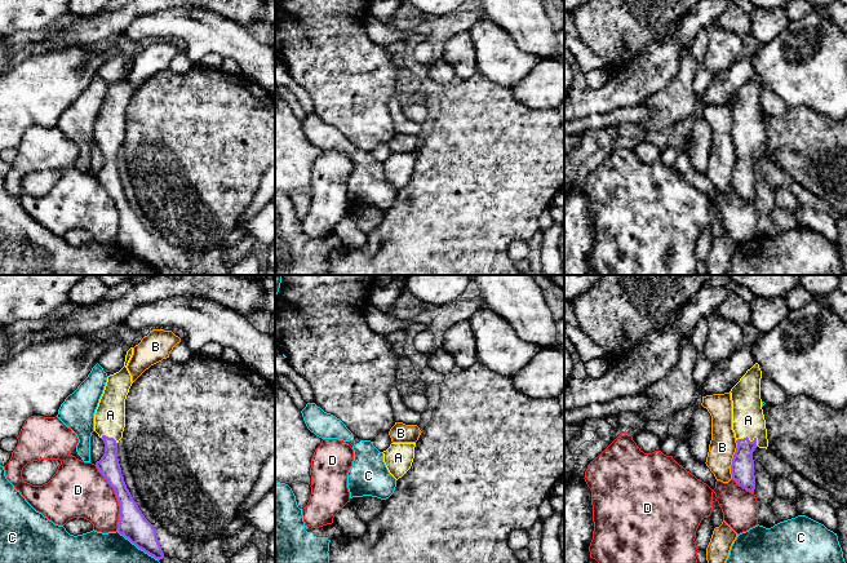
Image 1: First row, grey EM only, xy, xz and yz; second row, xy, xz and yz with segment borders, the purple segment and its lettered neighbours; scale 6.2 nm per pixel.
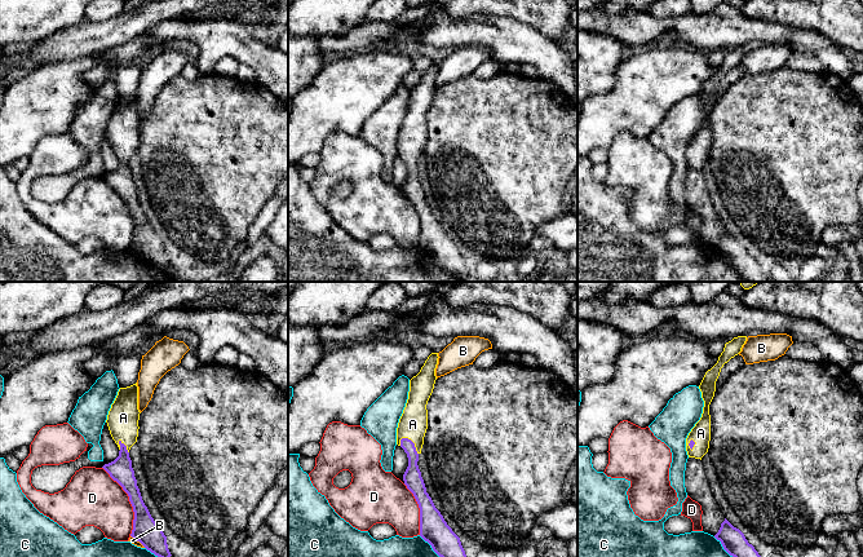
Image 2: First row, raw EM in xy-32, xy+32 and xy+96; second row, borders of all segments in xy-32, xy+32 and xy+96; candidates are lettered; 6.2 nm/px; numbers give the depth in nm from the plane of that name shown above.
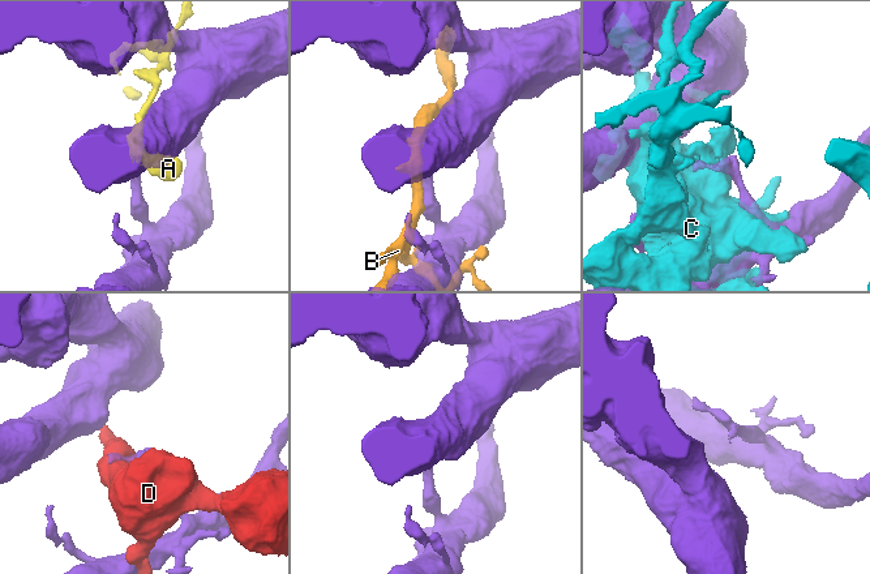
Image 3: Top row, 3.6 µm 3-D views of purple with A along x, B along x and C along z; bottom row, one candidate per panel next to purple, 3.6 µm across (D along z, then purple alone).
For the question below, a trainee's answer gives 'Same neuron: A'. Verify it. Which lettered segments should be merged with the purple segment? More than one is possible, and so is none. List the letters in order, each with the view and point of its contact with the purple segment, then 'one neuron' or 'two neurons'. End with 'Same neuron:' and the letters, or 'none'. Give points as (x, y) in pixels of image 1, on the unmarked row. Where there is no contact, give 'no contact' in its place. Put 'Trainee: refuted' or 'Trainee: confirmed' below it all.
A: contact yz (748, 150); one neuron
B: contact yz (732, 171); two neurons
C: contact xy (137, 257); two neurons
D: contact xy (116, 208); two neurons
Same neuron: A
Trainee: confirmed

